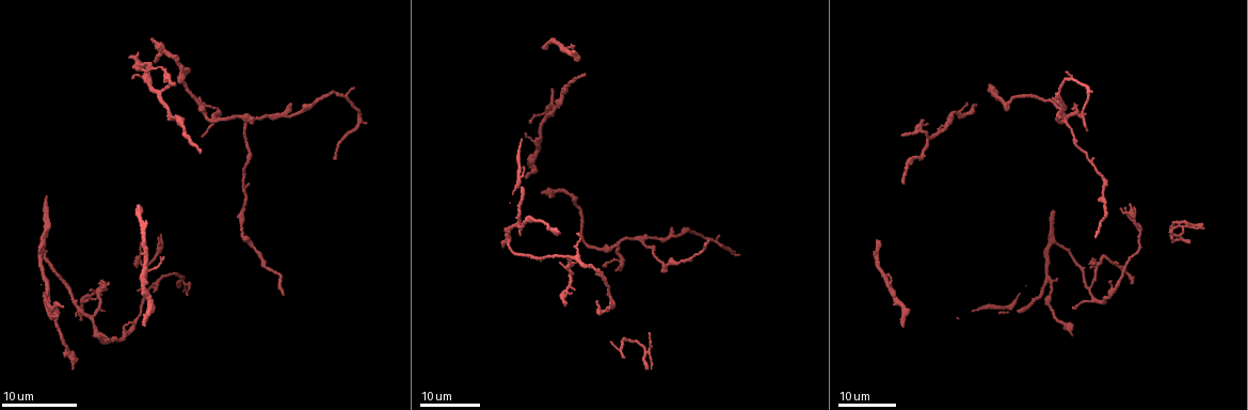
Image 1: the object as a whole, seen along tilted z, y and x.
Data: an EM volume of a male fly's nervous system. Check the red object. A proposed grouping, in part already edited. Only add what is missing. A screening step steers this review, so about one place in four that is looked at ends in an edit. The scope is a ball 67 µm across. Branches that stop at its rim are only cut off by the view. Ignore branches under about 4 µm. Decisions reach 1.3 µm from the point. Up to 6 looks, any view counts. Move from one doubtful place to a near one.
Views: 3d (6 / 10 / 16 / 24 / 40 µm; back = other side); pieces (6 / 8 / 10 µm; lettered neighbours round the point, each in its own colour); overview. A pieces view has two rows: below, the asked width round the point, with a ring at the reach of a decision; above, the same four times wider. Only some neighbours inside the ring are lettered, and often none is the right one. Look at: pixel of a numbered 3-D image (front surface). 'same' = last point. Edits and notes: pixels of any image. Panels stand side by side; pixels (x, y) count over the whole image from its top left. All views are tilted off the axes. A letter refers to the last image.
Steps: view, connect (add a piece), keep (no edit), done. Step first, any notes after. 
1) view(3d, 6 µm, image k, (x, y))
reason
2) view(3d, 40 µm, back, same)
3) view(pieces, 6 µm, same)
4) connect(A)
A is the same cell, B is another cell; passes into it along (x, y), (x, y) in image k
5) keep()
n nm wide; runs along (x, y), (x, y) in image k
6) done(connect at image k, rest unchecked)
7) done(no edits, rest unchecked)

view(3d, 24 µm, image 1, (290, 104))
free end

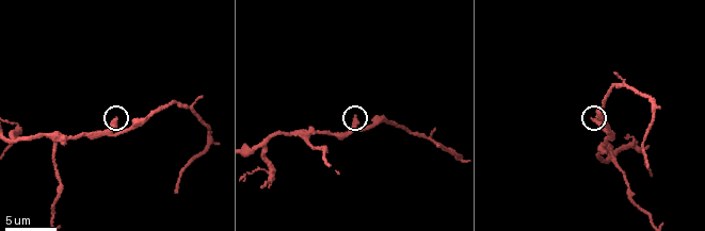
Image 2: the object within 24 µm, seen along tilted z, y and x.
view(pieces, 8 µm, image 2, (115, 118))

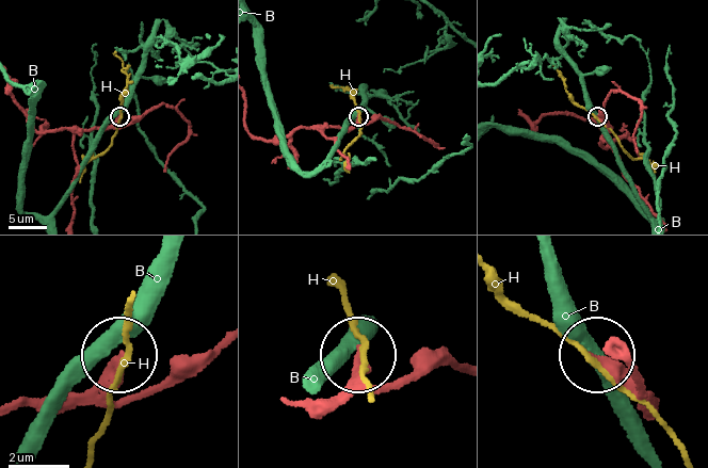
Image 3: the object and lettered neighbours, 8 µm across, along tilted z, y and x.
keep()
B and H are other cells; runs along (23, 408), (70, 406), (118, 356) in image 3; no lettered piece goes on from it

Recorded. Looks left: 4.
view(pieces, 10 µm, image 2, (178, 190))

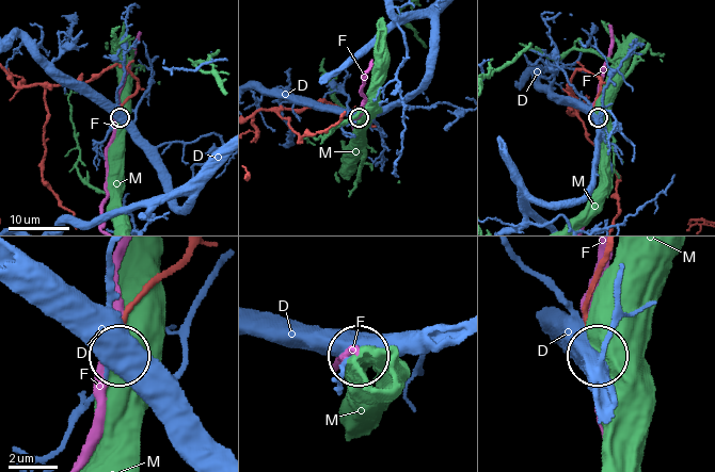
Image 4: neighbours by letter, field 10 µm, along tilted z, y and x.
keep()
D, F and M are other cells; none of them fits

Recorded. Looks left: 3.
view(3d, 16 µm, image 1, (201, 152))

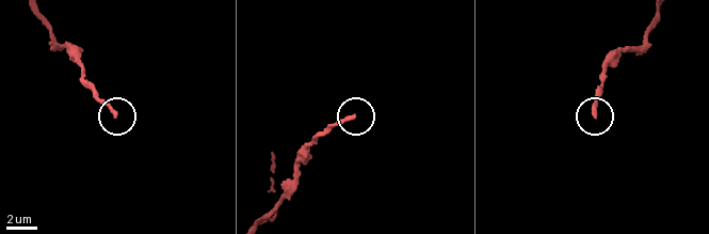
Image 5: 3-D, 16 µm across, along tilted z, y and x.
view(pieces, 10 µm, image 5, (595, 114))
see the neighbours

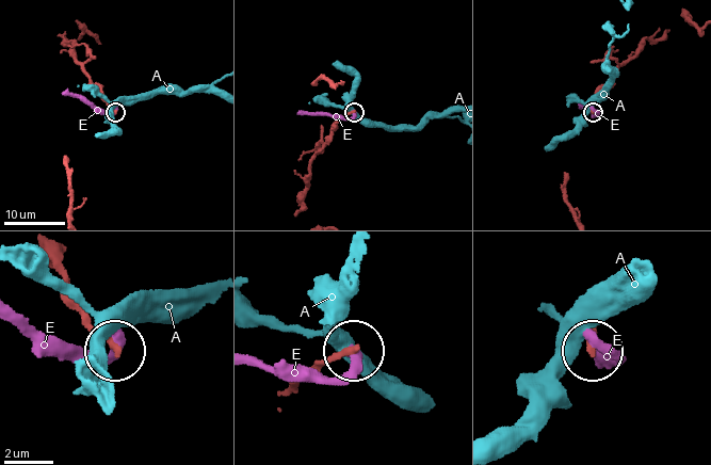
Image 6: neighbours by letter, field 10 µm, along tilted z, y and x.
keep()
A and E are other cells; runs along (290, 390), (352, 350) in image 6; none of them fits

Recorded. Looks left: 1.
done(no edits, rest unchecked)

